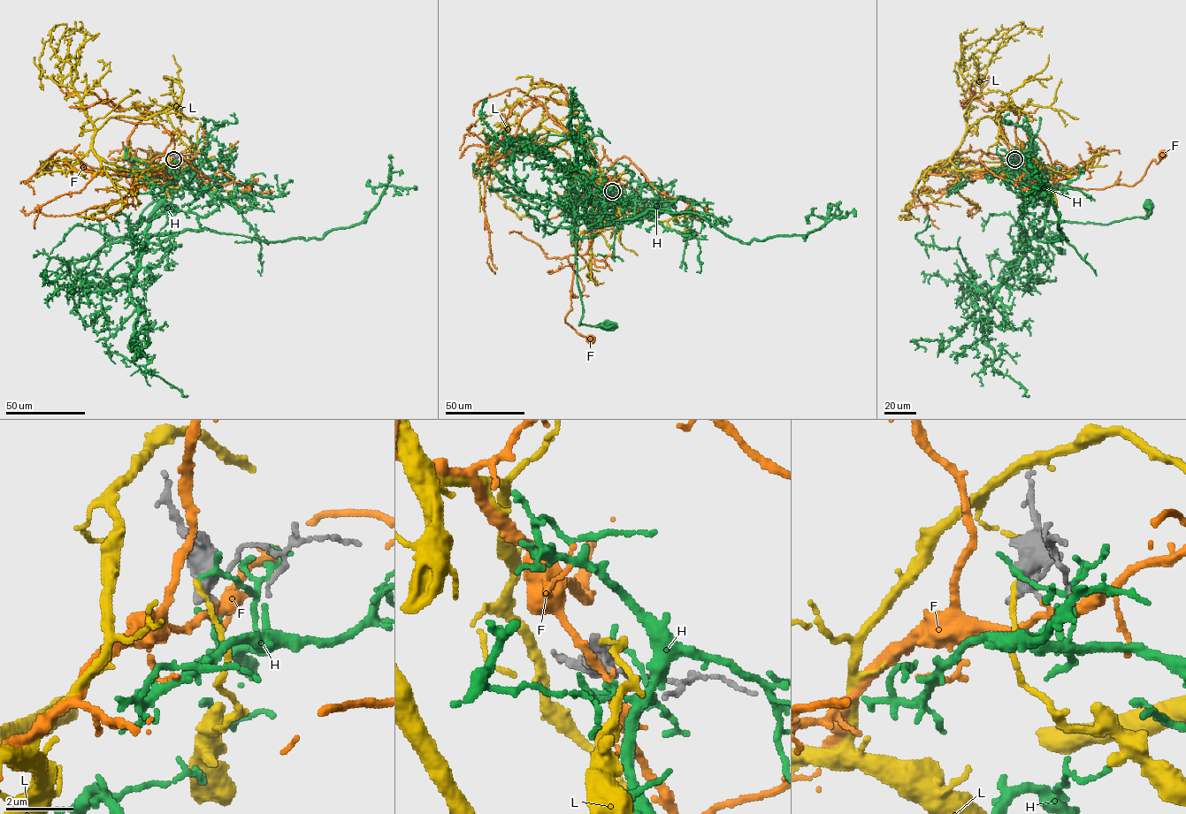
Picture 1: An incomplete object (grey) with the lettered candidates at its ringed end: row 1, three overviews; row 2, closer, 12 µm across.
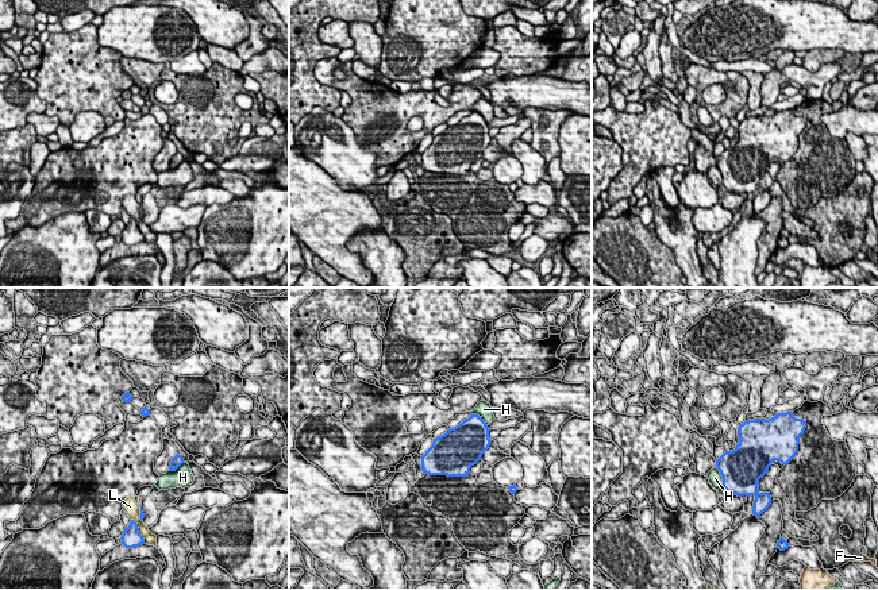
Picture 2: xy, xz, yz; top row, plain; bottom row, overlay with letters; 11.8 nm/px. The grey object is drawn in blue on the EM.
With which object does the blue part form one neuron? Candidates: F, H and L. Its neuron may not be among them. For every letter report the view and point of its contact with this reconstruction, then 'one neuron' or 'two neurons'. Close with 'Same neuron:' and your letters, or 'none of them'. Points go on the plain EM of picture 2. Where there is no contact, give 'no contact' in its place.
F: no contact | two neurons
H: yz (721, 173) | two neurons
L: xy (138, 228) | two neurons
Same neuron: none of them

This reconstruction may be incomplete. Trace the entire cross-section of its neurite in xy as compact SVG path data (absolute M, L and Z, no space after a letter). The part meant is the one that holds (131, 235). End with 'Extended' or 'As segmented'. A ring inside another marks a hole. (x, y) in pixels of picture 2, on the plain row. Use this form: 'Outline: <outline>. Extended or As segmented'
Outline: M131 217L130 223L124 227L122 232L122 242L126 246L134 246L145 242L145 236L139 230L138 221Z. As segmented

